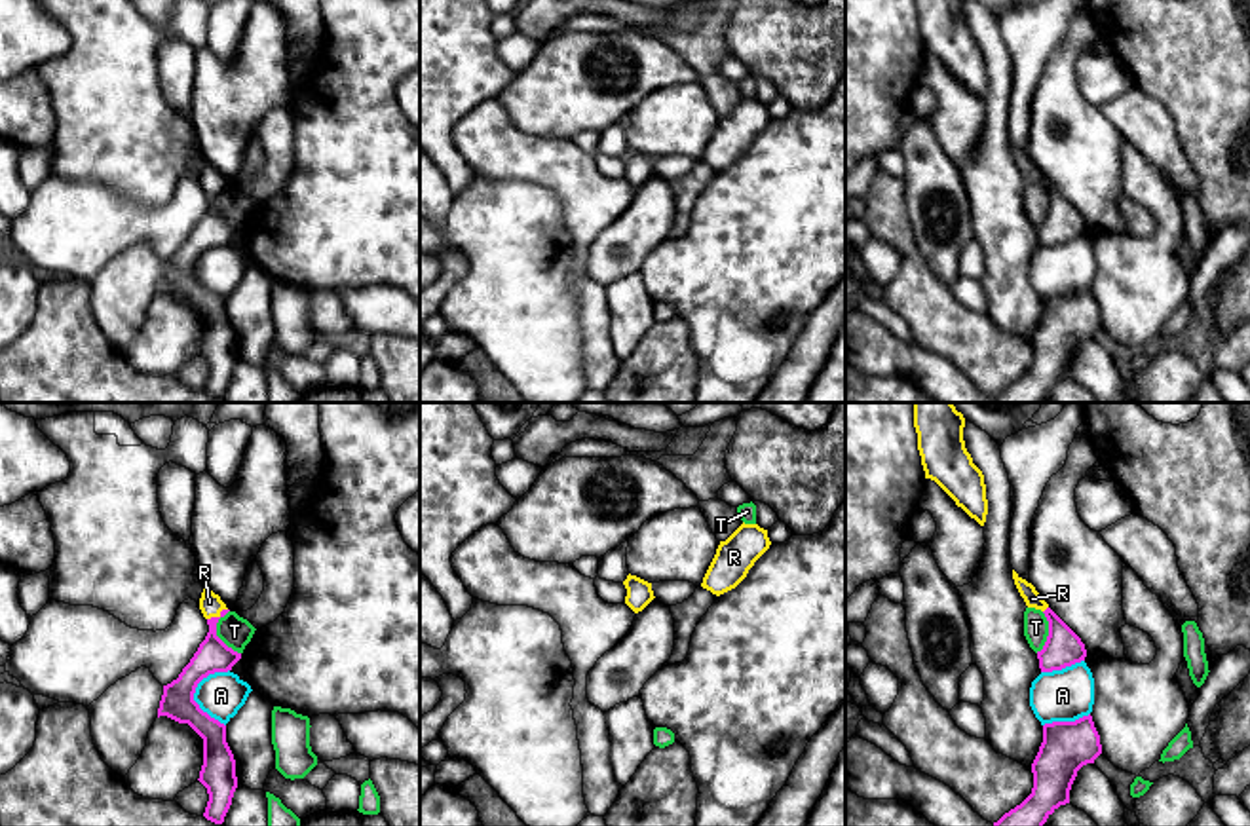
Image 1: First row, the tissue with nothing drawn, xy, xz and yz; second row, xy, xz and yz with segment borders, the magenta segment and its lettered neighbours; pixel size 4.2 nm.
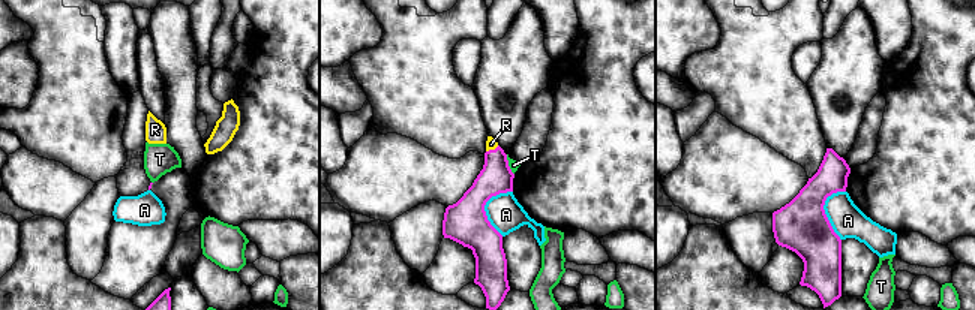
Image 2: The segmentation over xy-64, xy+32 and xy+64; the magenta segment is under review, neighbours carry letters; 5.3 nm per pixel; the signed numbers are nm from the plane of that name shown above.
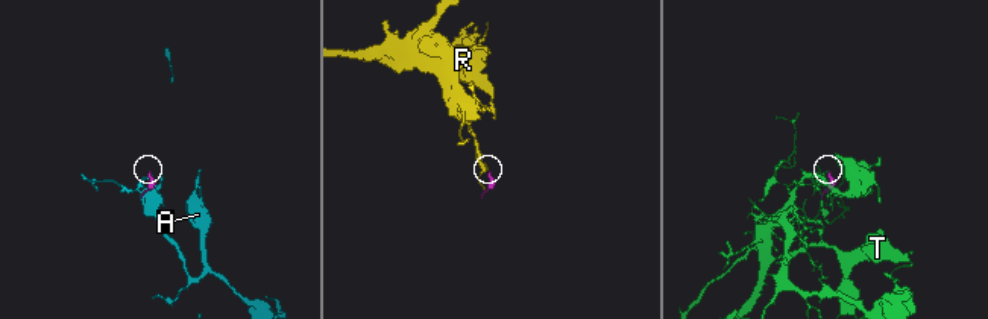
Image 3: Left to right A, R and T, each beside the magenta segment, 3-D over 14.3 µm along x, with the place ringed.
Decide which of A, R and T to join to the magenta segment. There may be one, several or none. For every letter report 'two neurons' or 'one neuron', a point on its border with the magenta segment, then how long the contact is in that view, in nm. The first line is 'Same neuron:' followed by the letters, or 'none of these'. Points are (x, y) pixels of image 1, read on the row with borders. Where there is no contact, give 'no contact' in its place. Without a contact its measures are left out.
Same neuron: R
A: two neurons; meets magenta in xy at (194, 692); contact 240 nm long
R: one neuron; meets magenta in xy at (217, 618); contact 100 nm long
T: two neurons; meets magenta in xy at (215, 635); contact 200 nm long

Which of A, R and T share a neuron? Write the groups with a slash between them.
A / R / T

